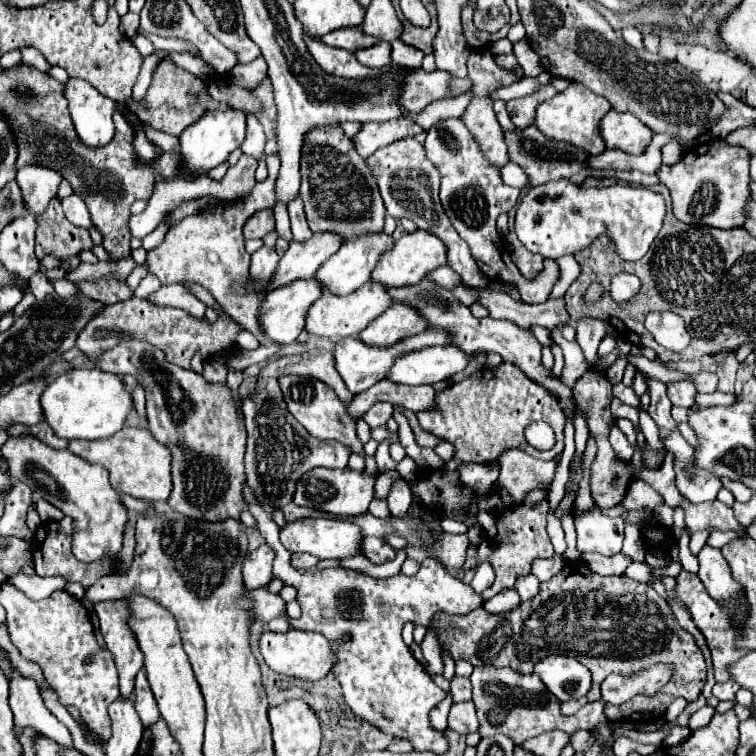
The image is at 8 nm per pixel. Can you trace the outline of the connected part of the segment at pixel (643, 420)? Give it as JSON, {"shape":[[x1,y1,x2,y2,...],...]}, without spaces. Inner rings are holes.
{"shape":[[640,410,639,425,645,436,646,443,650,445,656,452,663,452,664,445,660,442,659,430,654,420,645,410]]}

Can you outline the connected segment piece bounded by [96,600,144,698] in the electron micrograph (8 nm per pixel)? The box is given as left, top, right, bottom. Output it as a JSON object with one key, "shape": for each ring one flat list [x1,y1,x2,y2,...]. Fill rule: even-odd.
{"shape":[[106,600,96,604,100,620,100,632,104,636,106,650,112,654,120,676,120,696,130,698,134,690,134,678,142,668,142,652,134,640,134,634,126,626,130,616,126,600]]}

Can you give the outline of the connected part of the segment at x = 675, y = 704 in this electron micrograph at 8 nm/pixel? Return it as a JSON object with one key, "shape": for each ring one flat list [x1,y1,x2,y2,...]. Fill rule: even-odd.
{"shape":[[676,698,666,710,663,718,667,722,671,722,677,719,677,717,684,711,685,700,684,698]]}

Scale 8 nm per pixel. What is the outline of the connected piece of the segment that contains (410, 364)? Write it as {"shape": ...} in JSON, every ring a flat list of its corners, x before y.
{"shape":[[452,344,410,350,394,360,384,378,408,386,436,384,450,378,450,374,464,370,470,356,472,354,466,354]]}

